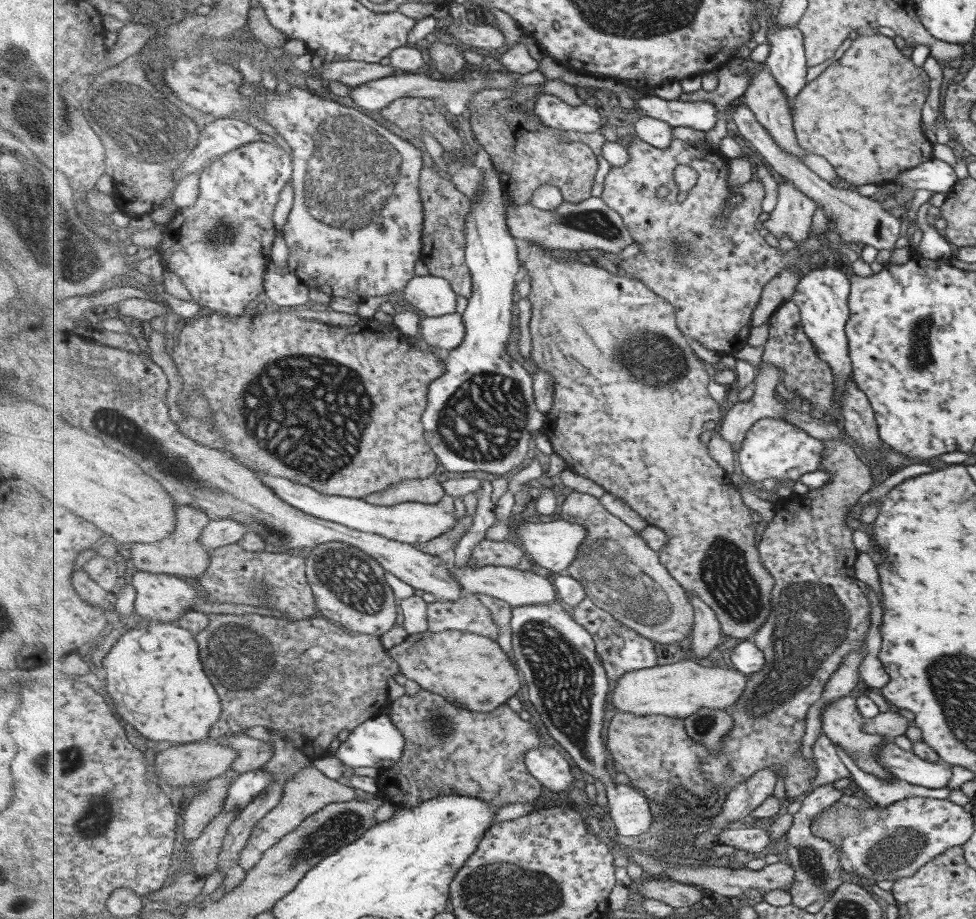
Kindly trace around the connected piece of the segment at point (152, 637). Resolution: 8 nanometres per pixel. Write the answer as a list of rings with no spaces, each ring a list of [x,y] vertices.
[[[149,622],[145,627],[129,630],[105,658],[109,694],[117,706],[117,712],[129,724],[141,730],[145,738],[161,742],[165,746],[203,741],[203,738],[209,736],[209,732],[213,732],[213,726],[220,722],[221,710],[224,710],[224,704],[221,704],[221,697],[215,686],[205,676],[196,635],[175,622]]]

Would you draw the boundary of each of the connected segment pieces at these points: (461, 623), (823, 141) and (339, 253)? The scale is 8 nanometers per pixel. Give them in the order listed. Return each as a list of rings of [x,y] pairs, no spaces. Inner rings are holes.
[[[466,594],[456,601],[428,603],[428,625],[431,632],[456,630],[489,636],[493,640],[500,637],[500,626],[491,609],[473,594]]]
[[[876,32],[867,37],[856,37],[851,41],[851,45],[843,52],[841,58],[827,66],[815,79],[809,81],[807,86],[798,92],[794,100],[792,112],[794,115],[794,129],[798,133],[799,144],[806,148],[808,154],[822,156],[834,168],[838,178],[844,180],[848,186],[861,186],[862,184],[881,184],[894,179],[901,171],[913,168],[918,164],[930,161],[932,144],[923,134],[921,126],[918,124],[922,106],[928,95],[928,76],[922,67],[915,67],[911,58],[905,58],[901,54],[901,46],[897,39],[885,37]]]
[[[265,87],[260,88],[263,93],[264,111],[261,114],[264,122],[273,126],[292,149],[294,159],[294,175],[292,176],[291,185],[294,190],[294,204],[292,205],[290,215],[284,224],[281,233],[288,244],[290,255],[288,258],[288,266],[291,271],[302,278],[304,283],[309,287],[317,287],[326,299],[333,297],[347,297],[363,303],[375,296],[383,296],[391,294],[395,290],[403,290],[407,283],[416,275],[417,261],[422,258],[423,241],[422,234],[424,231],[425,212],[420,192],[420,179],[423,167],[423,150],[419,150],[415,144],[411,144],[407,140],[403,140],[393,134],[391,130],[387,130],[383,124],[379,124],[367,116],[367,112],[359,112],[359,108],[347,107],[347,104],[338,104],[337,102],[326,100],[318,95],[316,89],[304,90],[297,87],[292,88],[285,95],[276,94],[275,91],[267,90]],[[293,98],[299,98],[299,112],[297,112],[297,120],[295,120],[295,106],[293,106]]]

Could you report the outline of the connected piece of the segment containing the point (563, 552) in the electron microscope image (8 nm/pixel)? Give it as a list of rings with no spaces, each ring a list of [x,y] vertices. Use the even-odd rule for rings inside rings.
[[[518,515],[509,517],[509,530],[514,529],[519,535],[523,549],[541,567],[551,572],[561,572],[577,558],[577,550],[587,536],[587,529],[582,524],[567,522],[561,518],[548,522],[538,522],[535,518],[523,520]]]

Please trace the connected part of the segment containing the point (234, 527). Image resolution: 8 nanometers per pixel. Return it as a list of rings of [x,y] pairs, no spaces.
[[[232,518],[212,520],[204,529],[201,544],[215,550],[223,546],[238,543],[250,532],[246,526]]]

